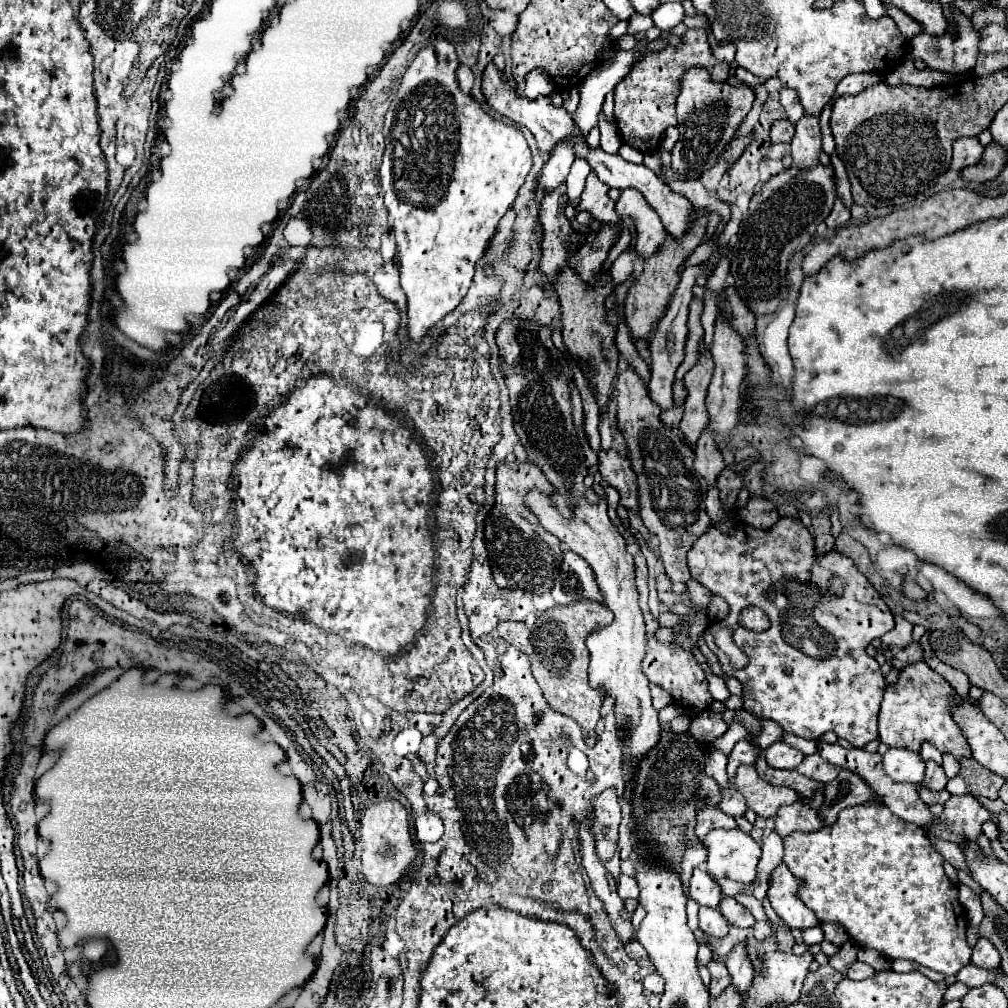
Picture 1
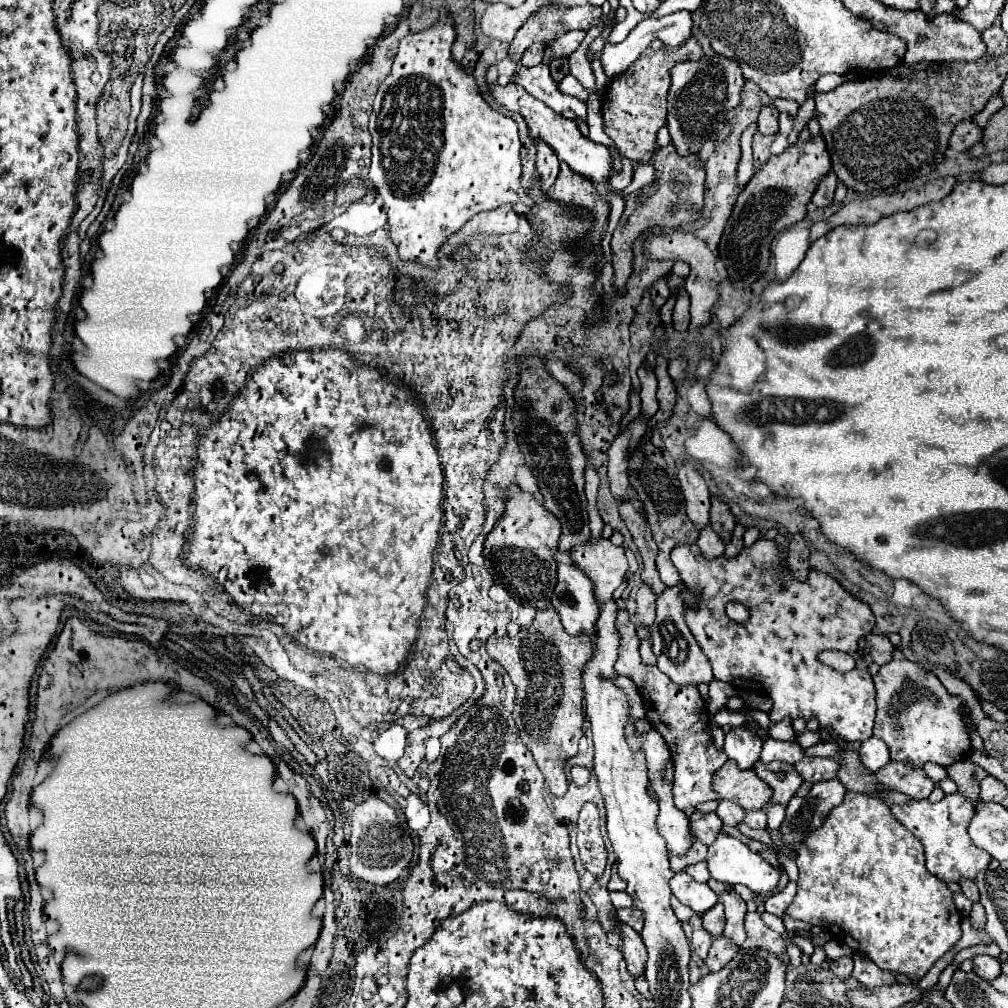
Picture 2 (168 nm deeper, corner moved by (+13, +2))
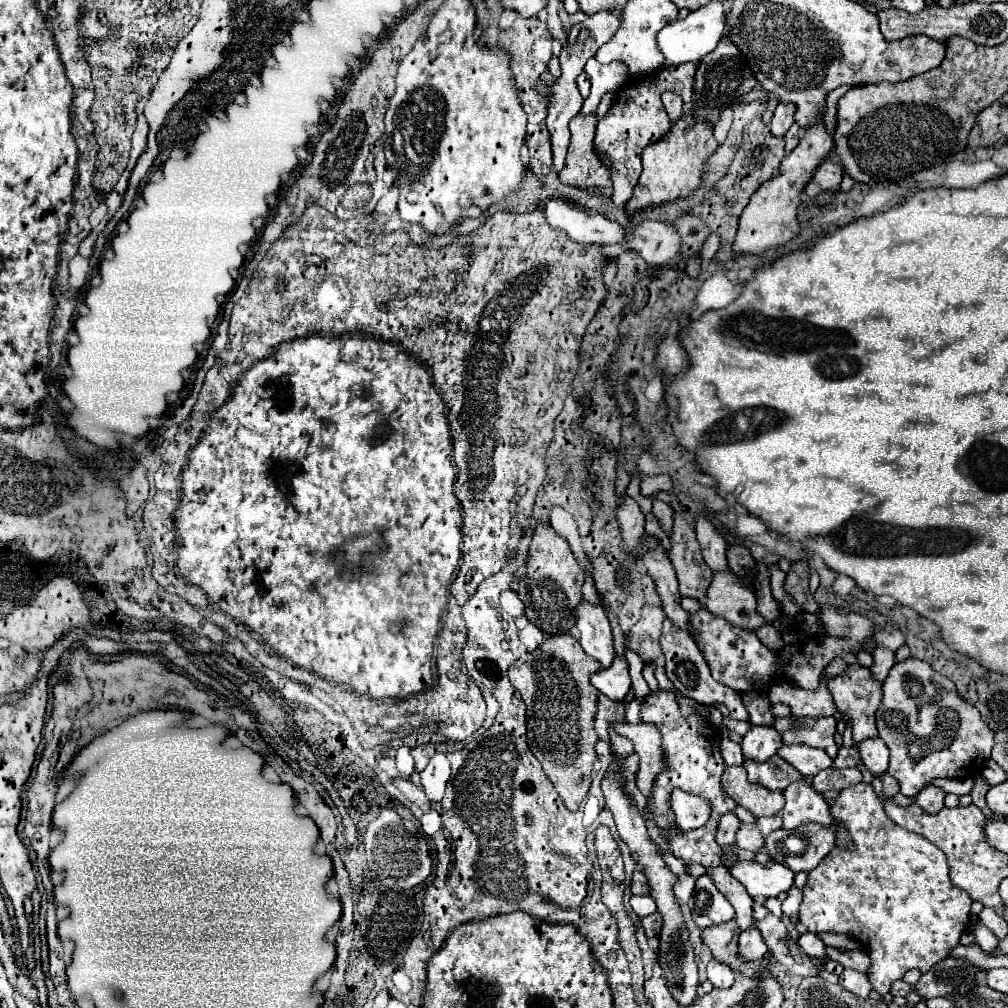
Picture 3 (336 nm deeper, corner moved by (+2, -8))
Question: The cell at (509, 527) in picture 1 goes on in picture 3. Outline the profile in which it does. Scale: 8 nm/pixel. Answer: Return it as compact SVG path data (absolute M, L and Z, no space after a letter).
M538 523L530 545L526 577L518 585L518 597L526 607L528 621L536 625L540 631L544 631L546 637L558 633L570 633L576 627L574 611L582 601L580 595L582 583L584 583L584 571L580 569L568 543L548 523Z

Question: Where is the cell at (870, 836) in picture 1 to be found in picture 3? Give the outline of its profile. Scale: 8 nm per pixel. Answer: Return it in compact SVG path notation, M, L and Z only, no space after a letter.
M858 783L858 785L852 785L852 787L842 789L842 791L840 791L840 797L838 797L836 803L832 805L832 813L840 819L840 823L848 825L848 829L852 831L852 839L854 839L854 843L856 843L856 851L844 851L844 853L842 853L842 851L836 851L836 849L834 849L832 853L828 853L828 855L822 859L822 863L820 863L816 869L812 869L812 871L808 873L808 881L806 881L804 889L802 889L804 901L802 901L802 905L800 905L800 921L808 927L810 933L824 933L824 931L828 931L828 933L847 934L856 941L860 941L860 944L865 949L868 949L867 953L870 955L870 961L872 961L870 969L866 971L868 981L870 981L870 985L872 985L874 991L886 995L886 993L890 991L892 983L898 981L898 979L902 979L908 969L918 967L918 969L924 973L924 971L928 971L932 965L936 965L940 959L948 957L950 949L958 945L960 933L964 933L964 931L968 929L968 925L970 925L970 905L972 905L972 899L970 899L968 893L964 893L960 887L954 887L954 885L950 883L946 855L944 855L934 843L930 843L926 837L922 837L922 835L918 835L918 833L912 833L912 831L908 831L908 829L896 825L896 823L886 815L884 803L882 803L882 799L874 793L872 785L868 785L868 783Z

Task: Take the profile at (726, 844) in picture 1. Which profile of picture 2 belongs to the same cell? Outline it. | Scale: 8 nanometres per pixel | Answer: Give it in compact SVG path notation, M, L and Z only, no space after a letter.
M717 833L717 839L713 845L709 845L709 851L707 851L707 869L709 869L709 875L715 879L715 881L721 881L721 883L729 883L729 885L745 885L749 887L751 891L773 891L777 881L779 881L779 871L773 869L761 855L753 853L745 843L741 843L739 839L727 835L727 833Z

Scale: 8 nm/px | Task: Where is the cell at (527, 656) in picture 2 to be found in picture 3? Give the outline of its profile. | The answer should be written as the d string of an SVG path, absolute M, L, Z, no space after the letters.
M560 633L546 639L536 651L528 653L508 671L512 685L526 703L528 747L554 783L568 811L578 811L592 783L592 767L596 761L594 745L598 741L594 731L598 689L592 687L588 675L600 669L600 663L588 657L572 635Z

